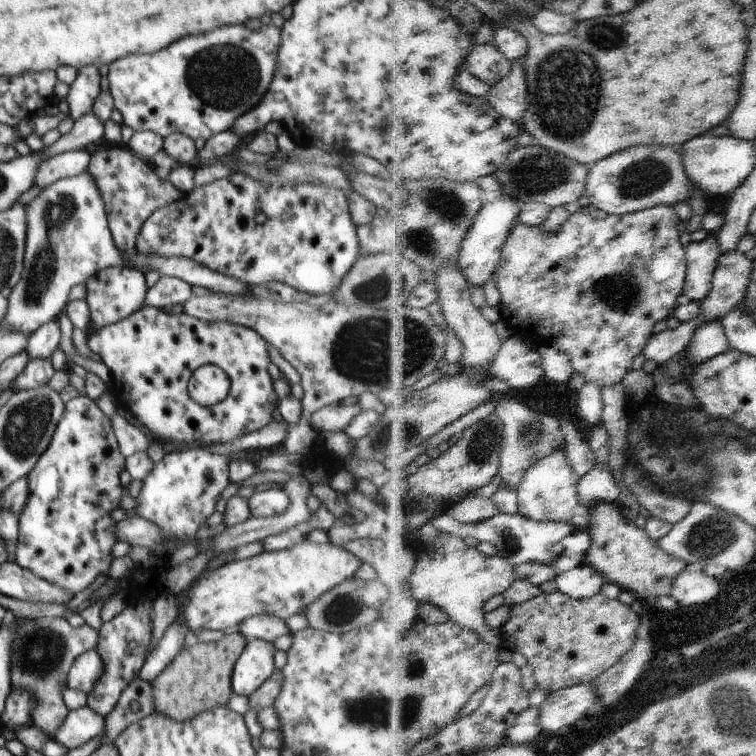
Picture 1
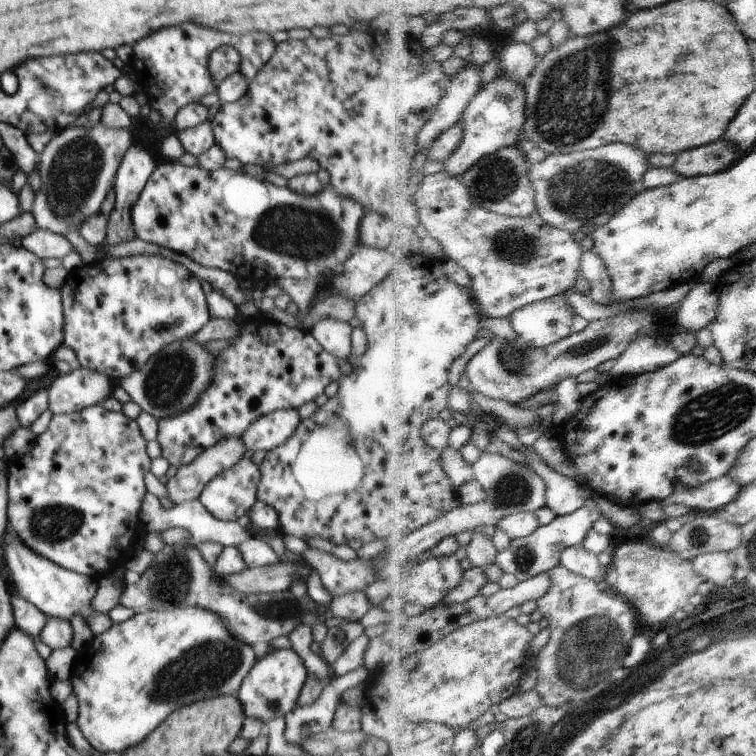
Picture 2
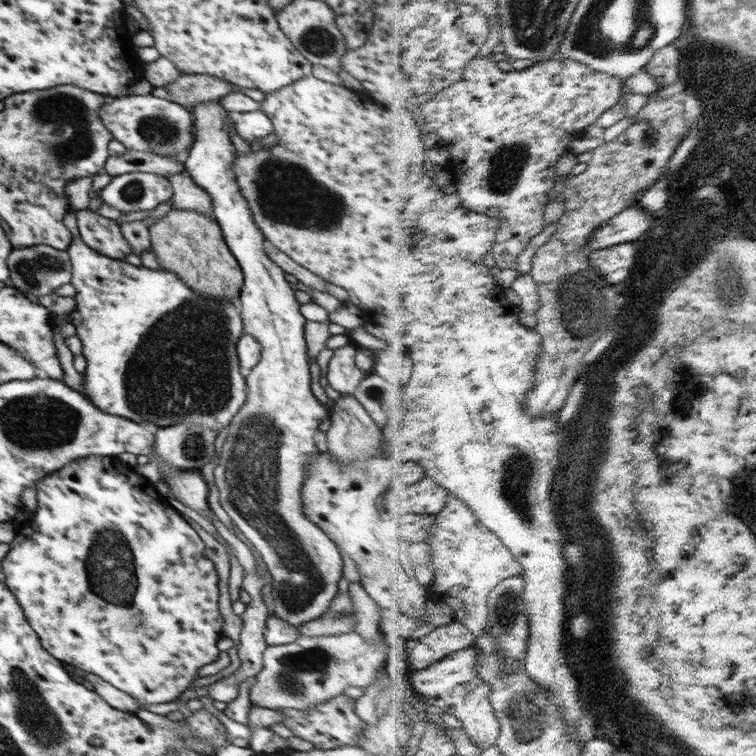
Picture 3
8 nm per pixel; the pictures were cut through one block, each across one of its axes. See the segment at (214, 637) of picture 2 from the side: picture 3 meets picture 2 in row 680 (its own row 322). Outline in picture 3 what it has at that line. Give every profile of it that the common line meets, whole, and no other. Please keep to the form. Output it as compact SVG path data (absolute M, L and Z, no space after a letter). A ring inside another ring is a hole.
M80 236L71 238L70 247L67 254L71 260L72 286L76 289L73 296L76 300L76 309L69 315L71 323L76 327L77 338L83 346L83 356L86 357L87 365L84 373L83 394L97 406L102 412L115 414L116 416L130 419L138 424L154 424L162 428L163 426L174 426L175 424L195 424L205 426L215 430L218 434L223 428L229 426L234 415L247 399L247 386L245 377L240 373L240 366L236 346L242 334L244 325L239 313L237 301L228 298L206 298L203 294L198 294L186 286L178 275L164 271L156 271L144 266L131 266L126 261L108 258L88 247Z

